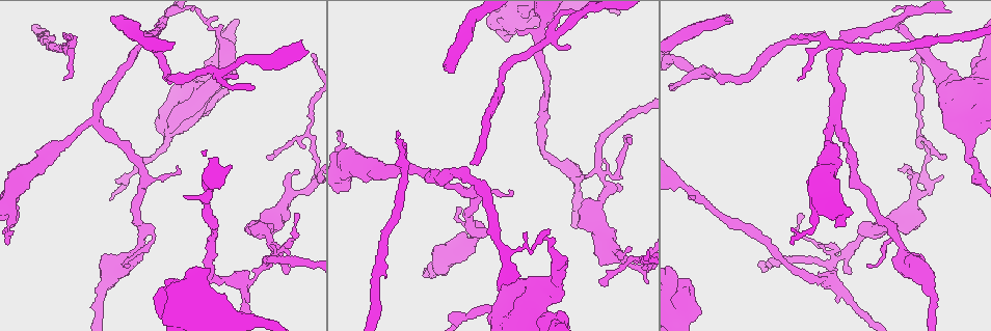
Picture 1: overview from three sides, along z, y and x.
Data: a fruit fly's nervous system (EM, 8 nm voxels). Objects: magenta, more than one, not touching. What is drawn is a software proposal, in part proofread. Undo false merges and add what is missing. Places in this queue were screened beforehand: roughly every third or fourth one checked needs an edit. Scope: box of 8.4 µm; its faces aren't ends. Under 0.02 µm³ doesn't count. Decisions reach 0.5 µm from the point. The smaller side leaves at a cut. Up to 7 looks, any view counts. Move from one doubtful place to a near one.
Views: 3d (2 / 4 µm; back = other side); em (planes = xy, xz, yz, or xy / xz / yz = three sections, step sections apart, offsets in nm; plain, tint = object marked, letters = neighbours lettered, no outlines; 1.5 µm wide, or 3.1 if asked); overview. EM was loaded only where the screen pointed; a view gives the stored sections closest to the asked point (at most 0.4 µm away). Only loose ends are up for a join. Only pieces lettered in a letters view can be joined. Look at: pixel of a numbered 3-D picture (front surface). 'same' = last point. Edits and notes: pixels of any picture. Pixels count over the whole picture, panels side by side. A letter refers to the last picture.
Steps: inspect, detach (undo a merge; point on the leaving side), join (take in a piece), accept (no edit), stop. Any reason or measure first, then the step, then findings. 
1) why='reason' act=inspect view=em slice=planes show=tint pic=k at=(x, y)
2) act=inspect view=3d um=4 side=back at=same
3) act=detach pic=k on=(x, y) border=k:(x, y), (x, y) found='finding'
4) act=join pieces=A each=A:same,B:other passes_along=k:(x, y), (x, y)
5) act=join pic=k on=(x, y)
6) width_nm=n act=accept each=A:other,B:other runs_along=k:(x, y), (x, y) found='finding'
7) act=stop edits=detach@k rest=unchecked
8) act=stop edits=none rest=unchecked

why='free end' act=inspect view=3d um=2 pic=1 at=(731, 23)

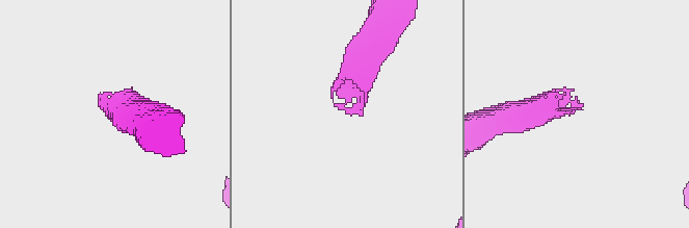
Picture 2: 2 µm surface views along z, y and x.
act=inspect view=em um=3.1 slice=planes show=plain pic=2 at=(581, 106)

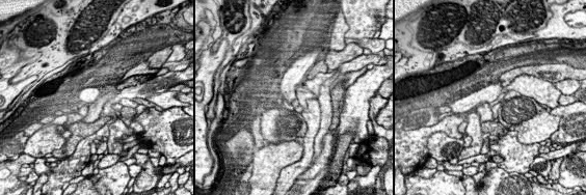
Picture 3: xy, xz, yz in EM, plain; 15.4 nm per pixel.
why='see the neighbours' act=inspect view=em um=3.1 slice=planes show=letters at=same

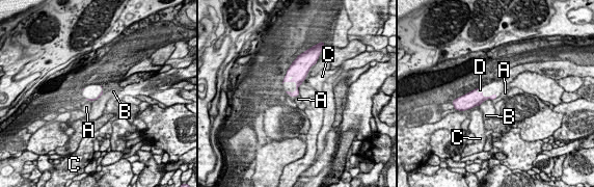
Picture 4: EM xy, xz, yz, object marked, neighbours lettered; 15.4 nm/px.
longest_contact=D:360nm act=join pic=4 on=(291, 86) each=A:other,B:other,C:other,D:same found='the cell continues'

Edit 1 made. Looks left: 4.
why='see it whole again' act=inspect view=overview

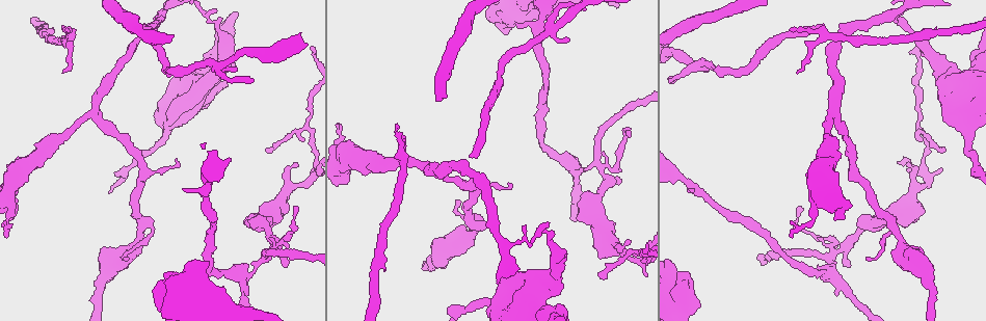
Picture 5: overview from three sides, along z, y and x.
why='side arm on a straight run' act=inspect view=em slice=planes show=letters pic=5 at=(899, 12)

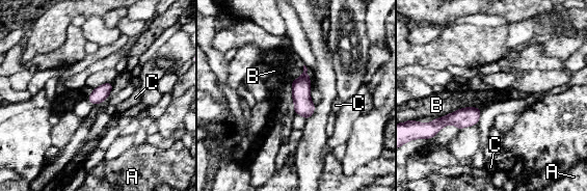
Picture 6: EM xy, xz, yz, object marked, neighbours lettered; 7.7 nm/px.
act=accept each=A:other,B:other,C:other border=6:(480, 108), (461, 107), (434, 117) found='continuous, no second cell'

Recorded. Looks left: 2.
why='sudden change in width' act=inspect view=em slice=xy step=4 show=tint pic=5 at=(70, 133)

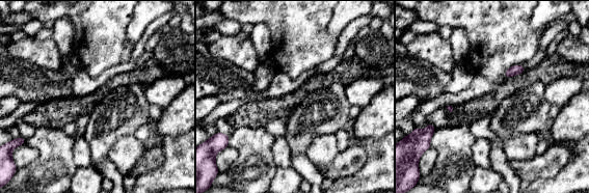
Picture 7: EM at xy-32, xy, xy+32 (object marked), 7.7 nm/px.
act=inspect view=em slice=planes show=letters at=same

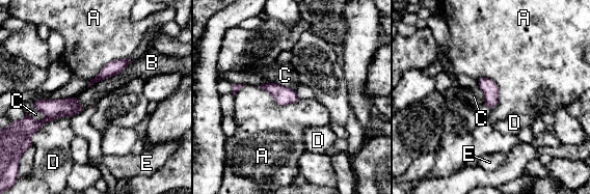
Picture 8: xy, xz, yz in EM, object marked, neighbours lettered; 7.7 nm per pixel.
act=accept each=A:other,B:other,C:other,D:other,E:other runs_along=8:(128, 60), (110, 68), (94, 81) found='one cell here'

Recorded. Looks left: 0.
act=stop edits=join@4 rest=unchecked

